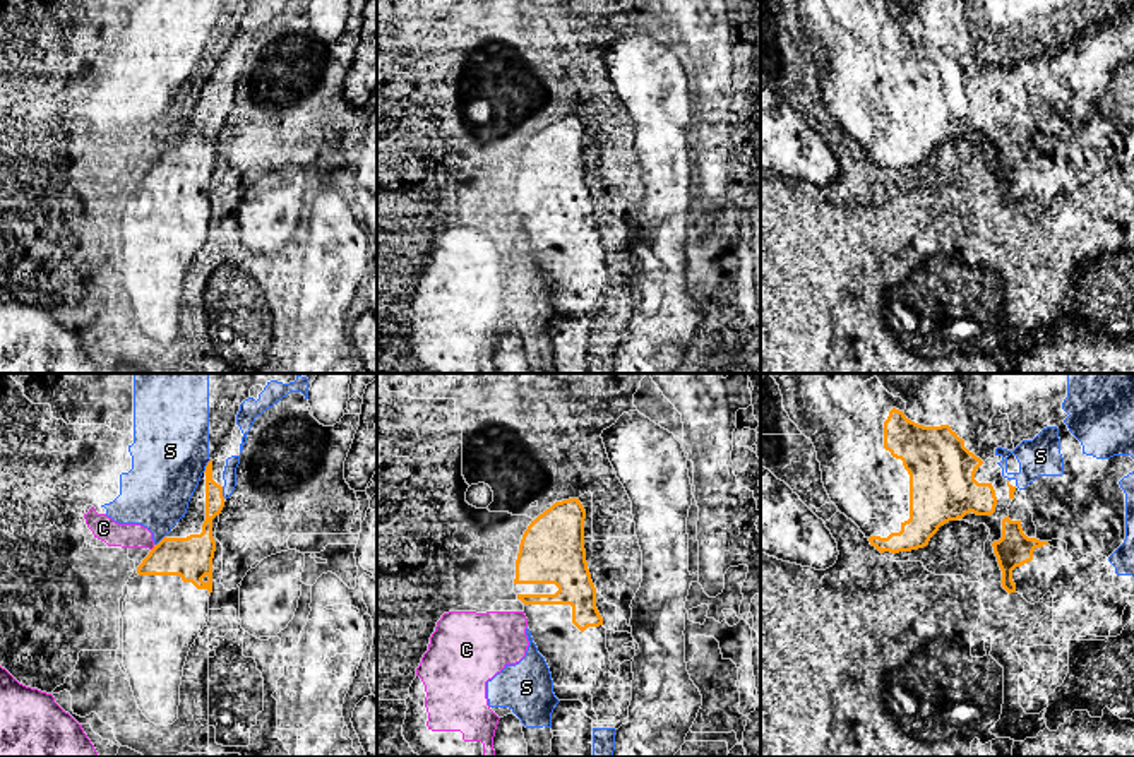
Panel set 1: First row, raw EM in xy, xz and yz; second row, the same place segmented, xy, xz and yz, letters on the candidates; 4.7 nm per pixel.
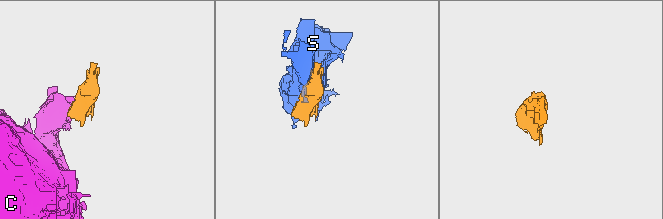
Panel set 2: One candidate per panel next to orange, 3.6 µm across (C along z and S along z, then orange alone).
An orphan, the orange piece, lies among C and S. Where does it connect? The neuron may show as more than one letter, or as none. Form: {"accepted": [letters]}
{"accepted": []}

